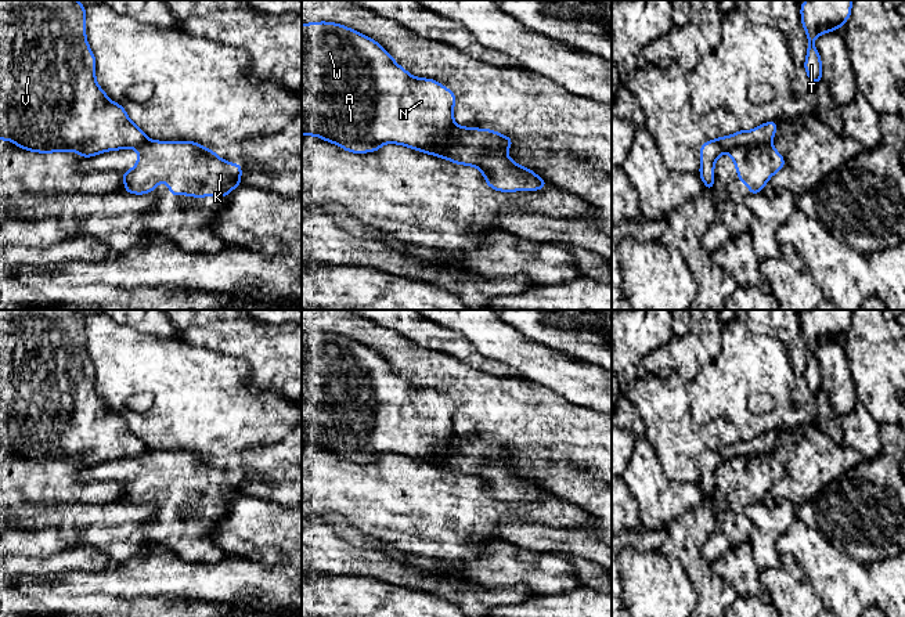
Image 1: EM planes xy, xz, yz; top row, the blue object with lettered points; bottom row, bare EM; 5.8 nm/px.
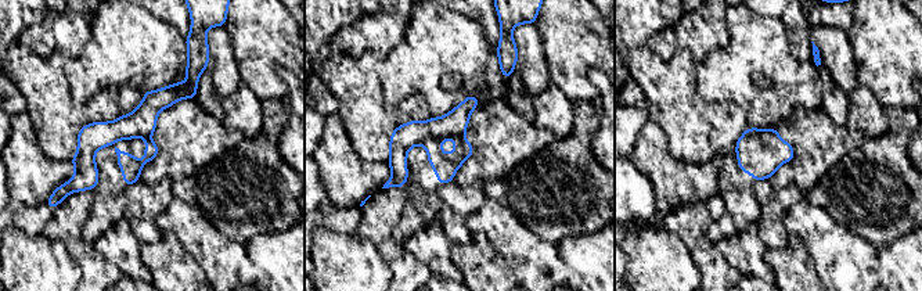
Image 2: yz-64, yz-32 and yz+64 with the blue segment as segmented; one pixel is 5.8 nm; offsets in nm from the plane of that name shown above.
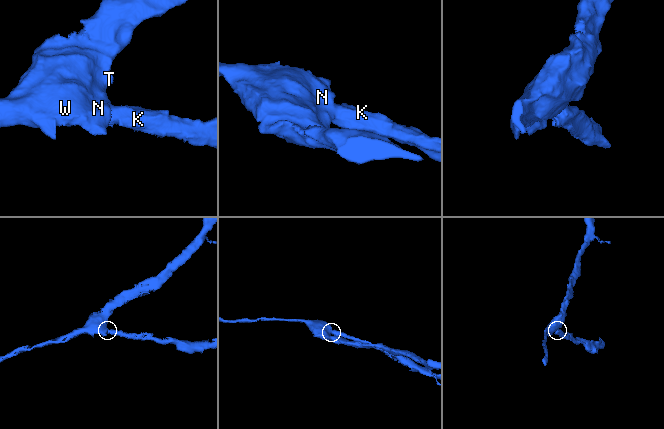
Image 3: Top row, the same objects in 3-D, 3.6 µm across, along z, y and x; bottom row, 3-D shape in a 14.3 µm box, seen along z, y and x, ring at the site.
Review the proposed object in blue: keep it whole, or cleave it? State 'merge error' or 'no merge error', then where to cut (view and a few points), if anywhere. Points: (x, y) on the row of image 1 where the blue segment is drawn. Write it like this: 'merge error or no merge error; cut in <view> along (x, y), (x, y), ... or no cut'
merge error; cut in yz along (771, 143), (757, 143), (735, 148)

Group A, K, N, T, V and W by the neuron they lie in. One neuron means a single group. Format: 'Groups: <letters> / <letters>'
Groups: A N T V W / K

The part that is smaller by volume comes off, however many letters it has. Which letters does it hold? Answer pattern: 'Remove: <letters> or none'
Remove: K

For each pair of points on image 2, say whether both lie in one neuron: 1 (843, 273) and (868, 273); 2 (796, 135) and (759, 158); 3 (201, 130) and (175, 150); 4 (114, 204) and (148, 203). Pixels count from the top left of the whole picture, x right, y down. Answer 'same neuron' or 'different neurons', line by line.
1: same neuron
2: different neurons
3: same neuron
4: different neurons

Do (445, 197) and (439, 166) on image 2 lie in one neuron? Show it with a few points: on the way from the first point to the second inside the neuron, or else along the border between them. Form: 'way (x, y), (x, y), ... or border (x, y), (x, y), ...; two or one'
border (453, 179), (436, 189), (439, 204); two

